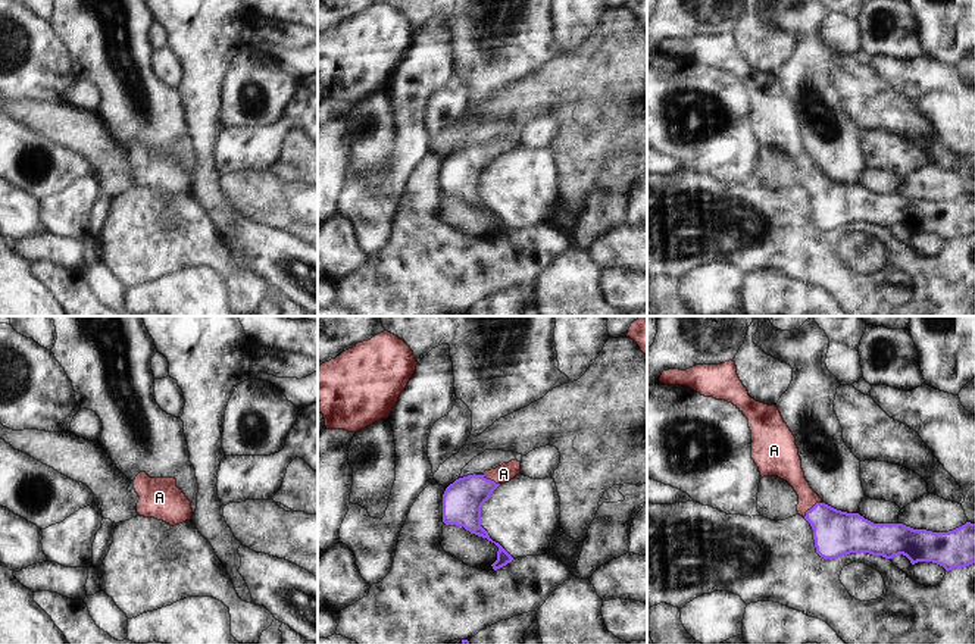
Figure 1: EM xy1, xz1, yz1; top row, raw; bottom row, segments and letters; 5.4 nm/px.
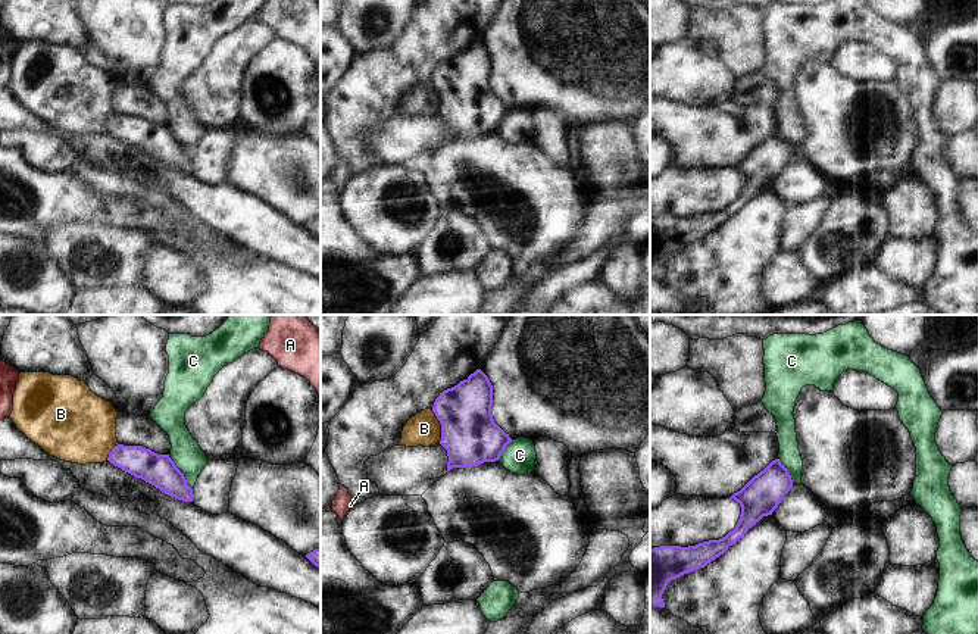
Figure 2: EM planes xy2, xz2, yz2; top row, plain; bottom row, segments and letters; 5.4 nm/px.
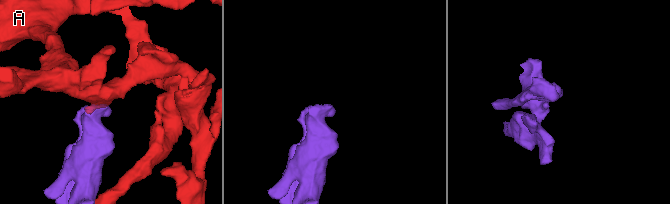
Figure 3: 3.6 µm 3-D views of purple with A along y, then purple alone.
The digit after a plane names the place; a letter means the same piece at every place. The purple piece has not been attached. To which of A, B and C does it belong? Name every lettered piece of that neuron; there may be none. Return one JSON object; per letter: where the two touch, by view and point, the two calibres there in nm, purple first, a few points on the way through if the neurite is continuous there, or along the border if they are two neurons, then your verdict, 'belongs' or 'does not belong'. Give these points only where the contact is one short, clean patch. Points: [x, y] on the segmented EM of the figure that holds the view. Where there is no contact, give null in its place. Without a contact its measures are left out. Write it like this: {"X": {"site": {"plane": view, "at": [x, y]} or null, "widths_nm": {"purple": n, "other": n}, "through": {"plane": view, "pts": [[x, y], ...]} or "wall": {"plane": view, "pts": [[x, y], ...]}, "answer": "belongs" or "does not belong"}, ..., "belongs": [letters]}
{"A": {"site": {"plane": "xz1", "at": [486, 478]}, "widths_nm": {"purple": 220, "other": 100}, "through": {"plane": "xz1", "pts": [[462, 500], [486, 478], [503, 474]]}, "answer": "belongs"}, "B": {"site": {"plane": "xz2", "at": [441, 425]}, "widths_nm": {"purple": 300, "other": 180}, "answer": "does not belong"}, "C": {"site": {"plane": "xy2", "at": [181, 472]}, "widths_nm": {"purple": 180, "other": 170}, "wall": {"plane": "xy2", "pts": [[168, 455], [191, 489]]}, "answer": "does not belong"}, "belongs": ["A"]}

